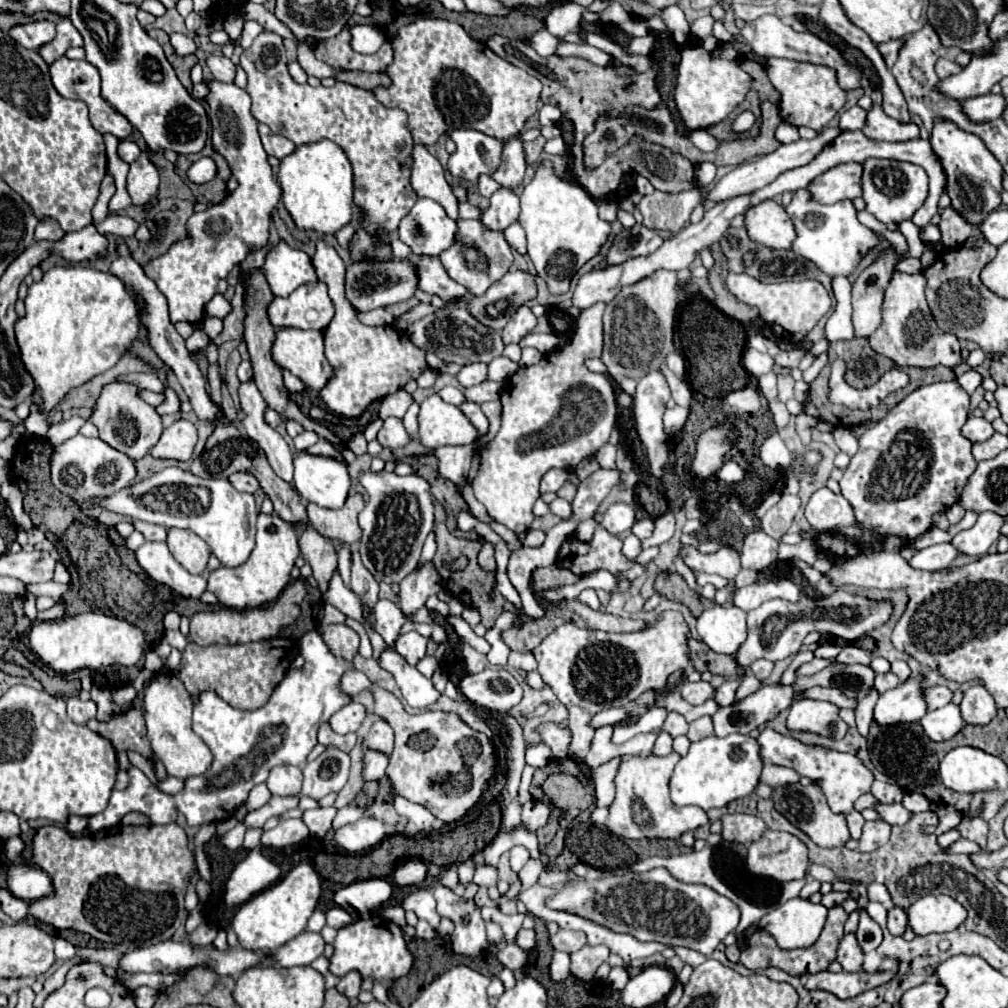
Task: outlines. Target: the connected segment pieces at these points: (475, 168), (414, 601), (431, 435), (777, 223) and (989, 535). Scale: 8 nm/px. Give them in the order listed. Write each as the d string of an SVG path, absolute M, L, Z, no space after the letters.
M453 129L449 137L457 145L457 151L447 163L447 169L453 173L453 177L477 183L481 173L495 173L495 167L499 167L499 143L503 141L497 141L475 129Z
M425 563L419 571L413 571L407 579L399 583L399 609L405 617L411 617L415 611L419 611L427 597L439 593L443 587L439 587L439 573L431 563Z
M437 393L421 403L419 411L419 441L433 451L443 445L469 445L477 441L477 429L451 403L445 403Z
M773 199L761 201L745 211L745 229L751 241L771 249L789 249L791 239L795 239L791 219L787 219L785 209Z
M983 513L977 517L975 527L957 533L951 543L959 551L959 555L981 557L987 553L989 545L999 539L999 529L1005 521L1007 519L999 519L999 515Z

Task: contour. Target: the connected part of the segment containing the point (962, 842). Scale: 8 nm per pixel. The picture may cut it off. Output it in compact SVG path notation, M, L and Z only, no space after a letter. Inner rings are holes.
M957 839L955 843L951 843L951 845L945 849L945 853L967 853L967 855L979 853L979 851L981 851L979 845L973 843L973 841L969 841L969 839Z

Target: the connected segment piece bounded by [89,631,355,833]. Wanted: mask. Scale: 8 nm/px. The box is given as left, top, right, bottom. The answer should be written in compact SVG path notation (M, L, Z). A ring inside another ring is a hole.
M317 631L303 635L303 669L289 669L285 679L275 687L269 703L255 711L233 709L229 703L219 699L213 691L203 691L193 707L193 731L207 743L213 753L213 763L201 777L185 779L183 791L167 795L159 791L137 767L129 767L127 773L131 783L123 791L113 791L109 805L99 815L89 819L89 831L121 823L127 813L143 813L149 825L173 823L179 813L185 815L189 825L205 825L229 819L237 807L241 807L249 791L267 781L269 771L275 765L301 765L317 745L319 727L341 707L353 701L349 693L341 689L341 677L345 671L355 669L351 661L331 655Z

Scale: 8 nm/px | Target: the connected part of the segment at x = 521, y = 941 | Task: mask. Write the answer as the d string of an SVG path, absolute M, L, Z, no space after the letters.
M519 929L517 931L517 945L521 947L521 949L525 949L525 951L529 951L529 949L533 949L533 943L535 943L535 933L533 933L533 929Z

